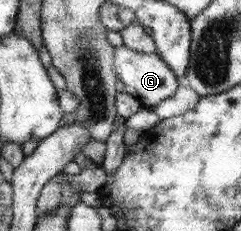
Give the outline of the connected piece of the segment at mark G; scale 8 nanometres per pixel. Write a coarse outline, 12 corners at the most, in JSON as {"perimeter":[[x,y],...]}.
{"perimeter":[[115,48],[124,93],[150,108],[172,97],[179,77],[157,53]]}

